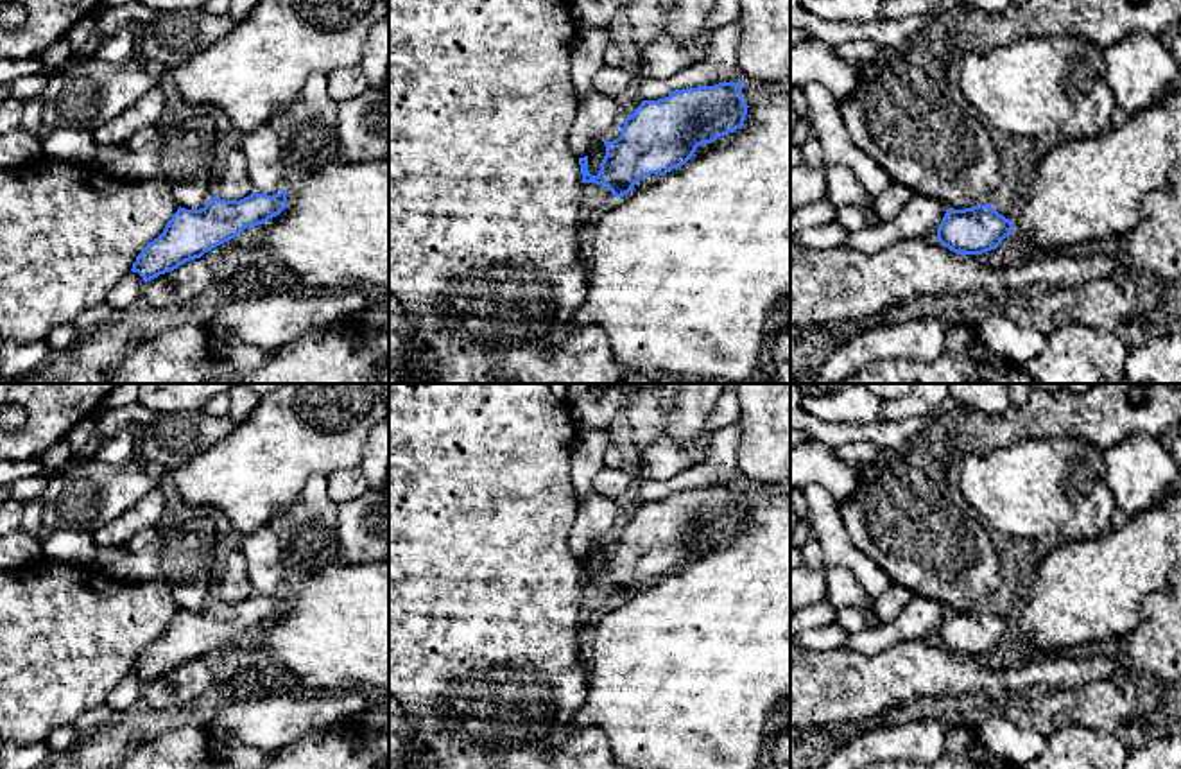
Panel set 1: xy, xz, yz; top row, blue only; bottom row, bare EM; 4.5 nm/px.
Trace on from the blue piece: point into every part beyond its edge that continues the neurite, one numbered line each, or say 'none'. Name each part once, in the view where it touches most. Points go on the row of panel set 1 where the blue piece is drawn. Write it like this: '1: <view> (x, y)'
none

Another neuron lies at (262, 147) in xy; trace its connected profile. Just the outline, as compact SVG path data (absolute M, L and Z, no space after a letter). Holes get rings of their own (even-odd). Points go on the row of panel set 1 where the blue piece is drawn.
M269 124L235 138L246 156L253 192L274 195L289 186L281 161L281 142Z

